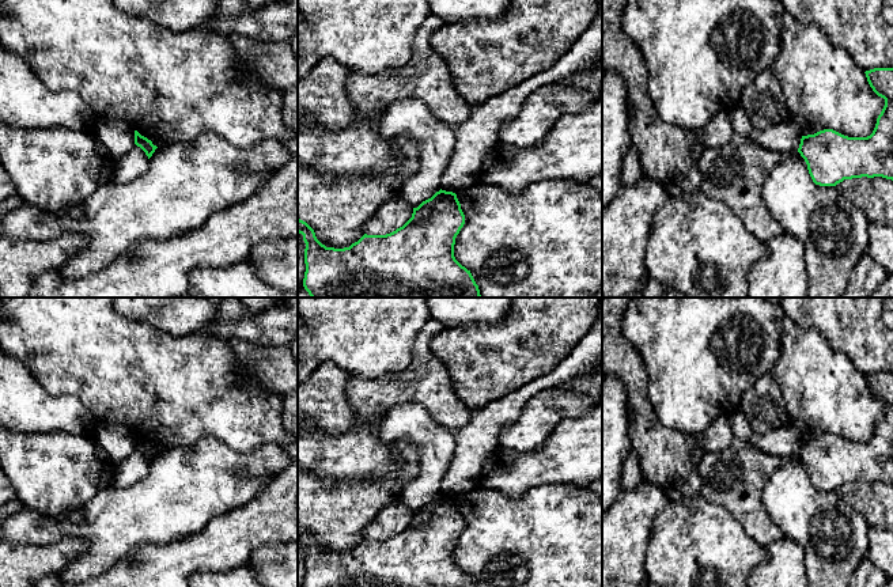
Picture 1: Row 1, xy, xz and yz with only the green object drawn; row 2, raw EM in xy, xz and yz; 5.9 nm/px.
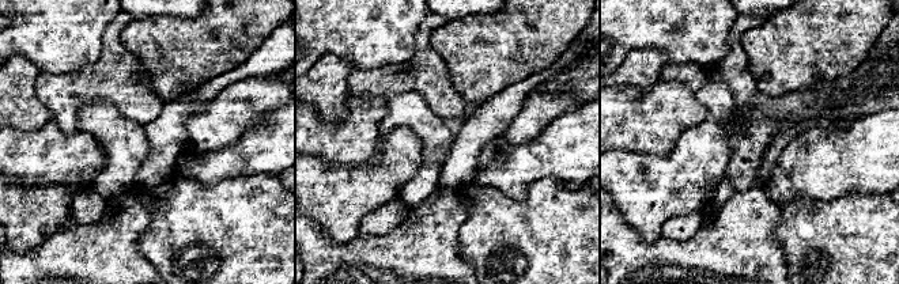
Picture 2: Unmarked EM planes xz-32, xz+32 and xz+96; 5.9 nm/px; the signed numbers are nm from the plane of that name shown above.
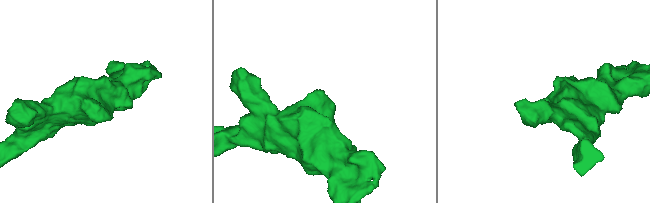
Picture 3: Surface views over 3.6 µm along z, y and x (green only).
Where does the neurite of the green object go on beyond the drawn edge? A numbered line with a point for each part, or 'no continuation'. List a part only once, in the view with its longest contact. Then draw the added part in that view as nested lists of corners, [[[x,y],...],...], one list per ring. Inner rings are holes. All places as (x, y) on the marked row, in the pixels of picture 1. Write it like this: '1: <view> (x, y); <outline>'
no continuation

